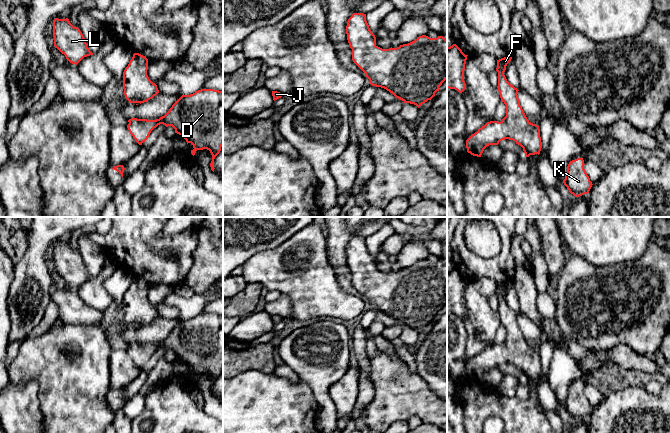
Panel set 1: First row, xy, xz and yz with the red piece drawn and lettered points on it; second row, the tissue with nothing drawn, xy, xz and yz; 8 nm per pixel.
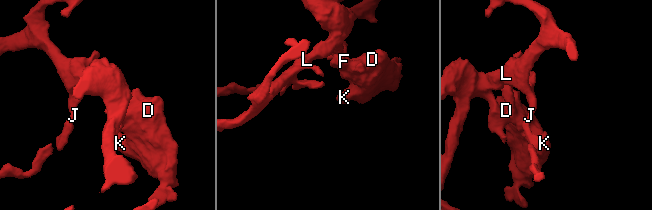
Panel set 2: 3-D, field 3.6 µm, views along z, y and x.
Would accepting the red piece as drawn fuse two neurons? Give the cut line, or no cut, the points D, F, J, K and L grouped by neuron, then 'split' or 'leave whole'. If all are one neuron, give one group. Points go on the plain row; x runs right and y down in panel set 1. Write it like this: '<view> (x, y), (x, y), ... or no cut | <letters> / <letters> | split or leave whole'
no cut | D F J K L | leave whole

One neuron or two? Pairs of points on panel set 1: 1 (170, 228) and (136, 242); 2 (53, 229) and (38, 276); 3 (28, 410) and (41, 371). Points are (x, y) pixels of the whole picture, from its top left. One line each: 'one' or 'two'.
1: two
2: one
3: two

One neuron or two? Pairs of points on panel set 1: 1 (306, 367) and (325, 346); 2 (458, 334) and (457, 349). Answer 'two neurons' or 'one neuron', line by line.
1: one neuron
2: one neuron

